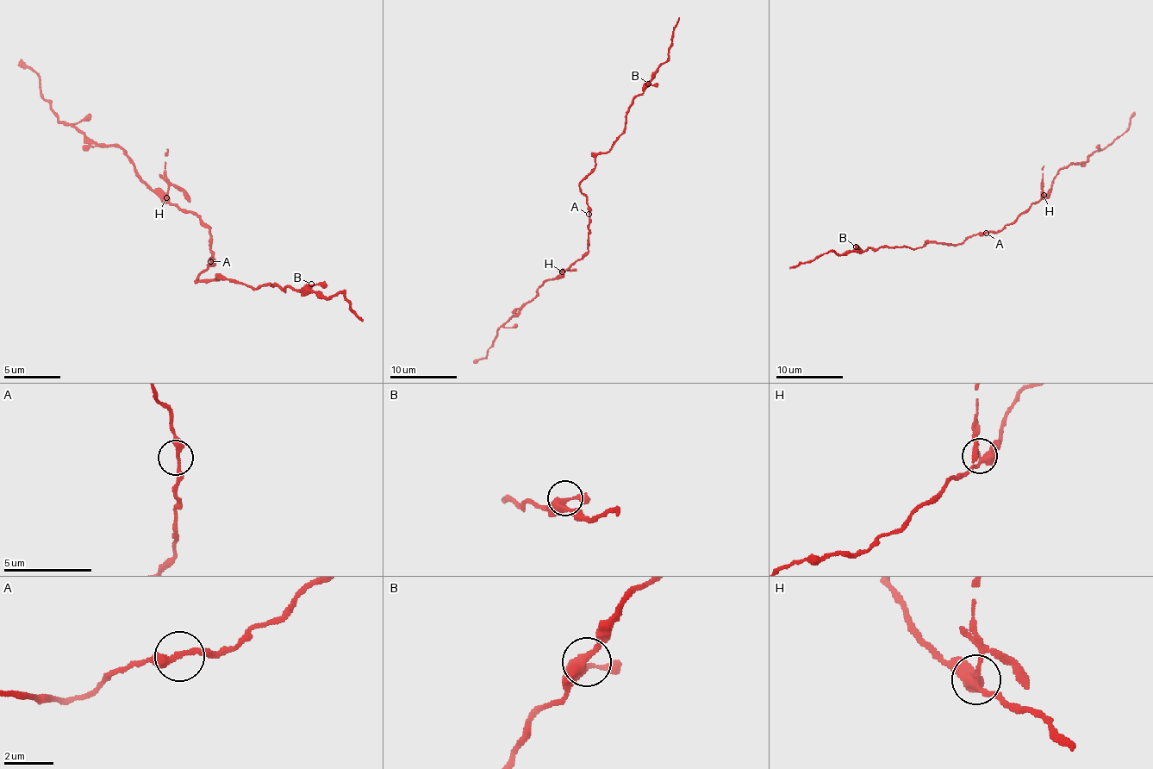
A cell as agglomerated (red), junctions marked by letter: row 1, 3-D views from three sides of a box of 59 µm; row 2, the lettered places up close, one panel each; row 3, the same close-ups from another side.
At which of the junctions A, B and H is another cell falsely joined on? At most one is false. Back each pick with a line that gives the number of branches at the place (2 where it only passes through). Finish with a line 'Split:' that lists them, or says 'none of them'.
H: 3 branches meet
Split: H

